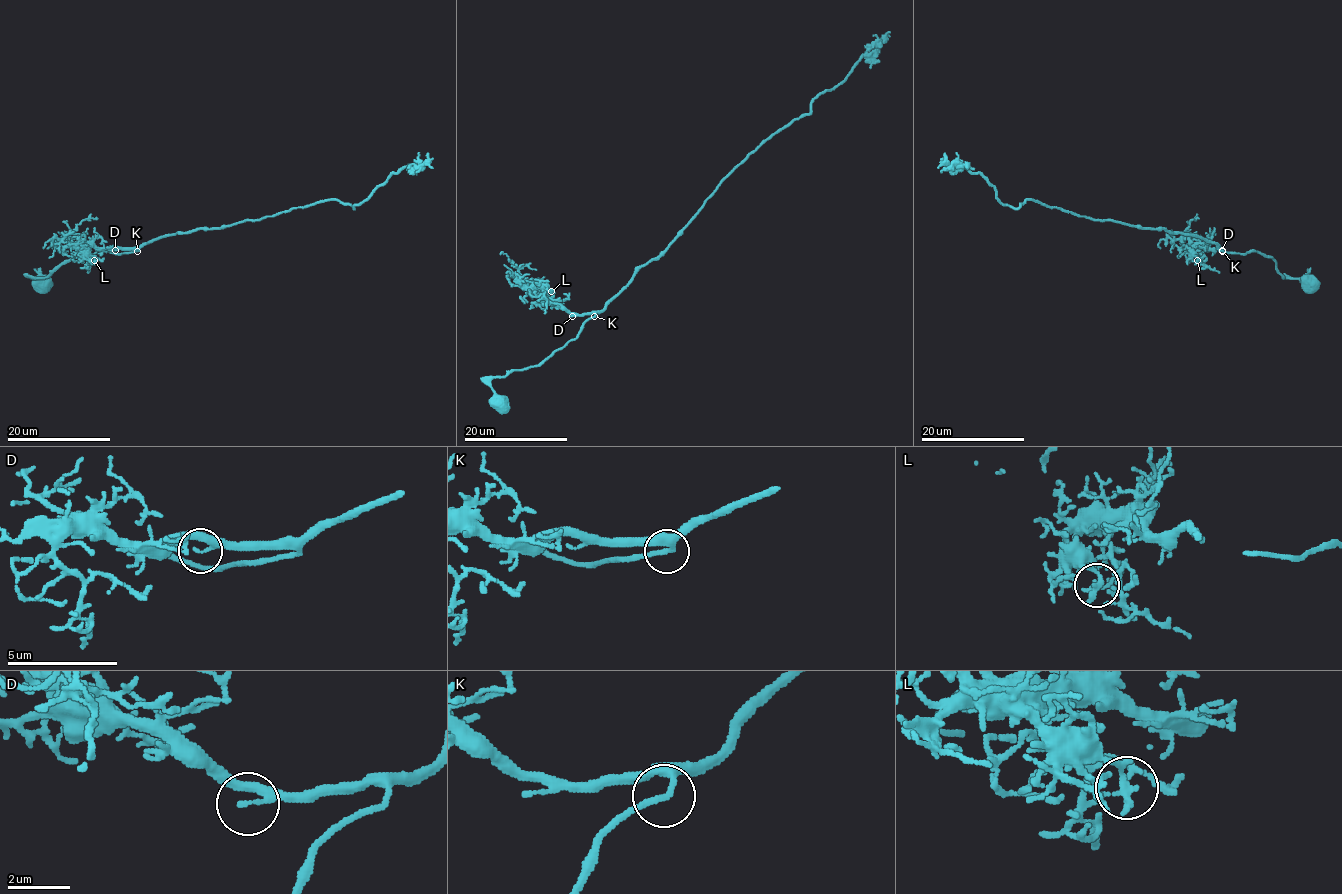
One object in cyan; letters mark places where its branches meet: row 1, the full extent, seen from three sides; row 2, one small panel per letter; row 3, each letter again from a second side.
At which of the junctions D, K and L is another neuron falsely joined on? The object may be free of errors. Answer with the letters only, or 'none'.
none

